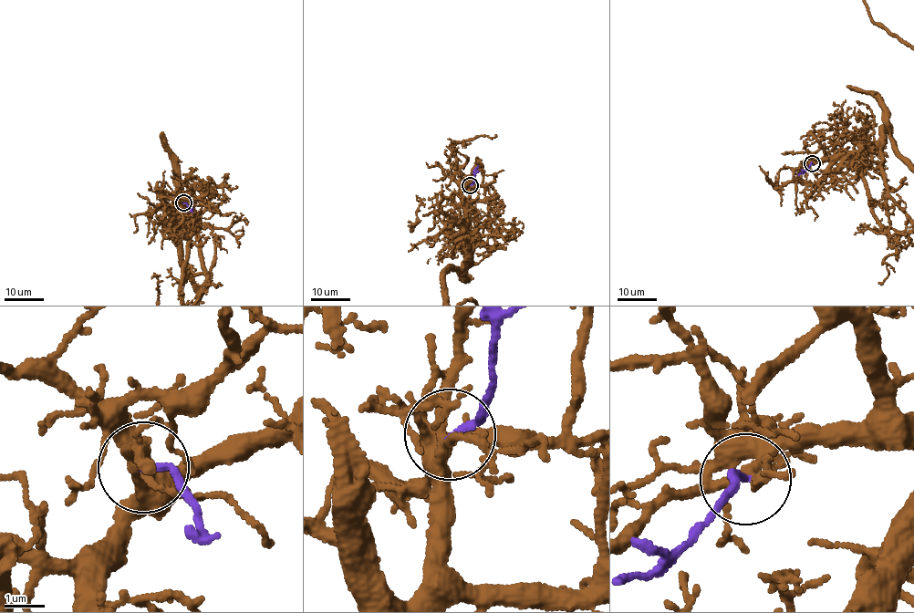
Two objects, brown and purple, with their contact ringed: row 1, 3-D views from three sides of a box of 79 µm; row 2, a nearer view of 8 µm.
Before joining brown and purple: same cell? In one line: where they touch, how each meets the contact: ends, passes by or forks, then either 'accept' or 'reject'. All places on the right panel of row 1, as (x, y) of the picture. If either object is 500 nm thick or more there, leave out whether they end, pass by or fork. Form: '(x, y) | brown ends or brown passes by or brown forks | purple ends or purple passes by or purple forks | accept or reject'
(812, 163) | brown forks | purple ends | reject

